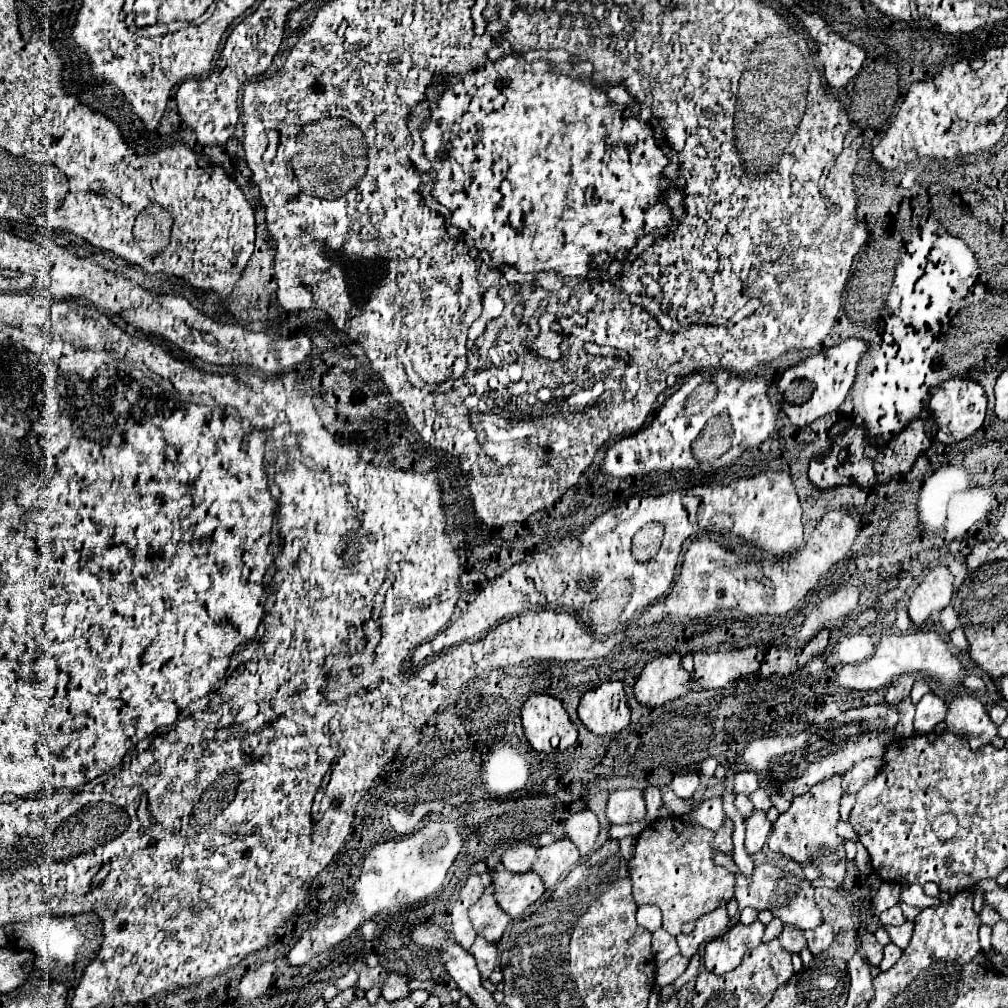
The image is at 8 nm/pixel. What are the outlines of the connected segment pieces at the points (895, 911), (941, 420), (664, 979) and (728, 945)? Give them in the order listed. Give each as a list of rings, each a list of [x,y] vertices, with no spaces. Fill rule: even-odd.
[[[895,905],[895,907],[887,909],[885,913],[881,913],[879,919],[881,919],[883,925],[903,925],[903,923],[905,923],[905,917],[903,917],[899,905]]]
[[[949,379],[943,381],[939,385],[939,389],[935,391],[935,395],[929,401],[931,417],[937,425],[937,435],[935,439],[943,445],[951,445],[951,443],[959,443],[967,437],[971,437],[973,433],[977,433],[983,427],[985,421],[985,409],[987,409],[987,397],[981,385],[977,385],[975,381],[967,381],[967,379]],[[939,413],[939,415],[933,415]]]
[[[677,955],[675,959],[669,959],[669,961],[657,961],[655,963],[655,985],[659,987],[665,987],[669,983],[673,983],[679,975],[683,975],[683,971],[687,969],[687,963],[689,959]]]
[[[753,921],[751,925],[735,923],[723,935],[715,937],[705,945],[705,953],[703,953],[705,969],[715,975],[723,975],[735,969],[735,965],[741,963],[745,951],[761,943],[763,931],[765,925],[761,921]]]

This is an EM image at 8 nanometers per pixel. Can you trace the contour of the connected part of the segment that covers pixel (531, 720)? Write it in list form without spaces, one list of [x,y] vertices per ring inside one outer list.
[[[535,695],[523,703],[521,709],[523,733],[531,747],[541,753],[553,753],[549,739],[559,735],[561,751],[567,751],[577,741],[577,729],[569,721],[561,701],[549,695]]]

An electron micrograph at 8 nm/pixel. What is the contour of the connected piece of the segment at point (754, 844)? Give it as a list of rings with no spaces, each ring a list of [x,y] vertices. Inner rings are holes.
[[[753,813],[745,823],[747,823],[745,851],[751,855],[751,853],[757,853],[765,845],[767,835],[771,831],[771,823],[765,819],[765,813]]]

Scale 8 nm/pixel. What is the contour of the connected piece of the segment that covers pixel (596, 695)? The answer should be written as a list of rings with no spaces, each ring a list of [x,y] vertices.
[[[609,681],[587,691],[579,703],[579,719],[593,735],[623,731],[629,725],[629,707],[623,683]]]

